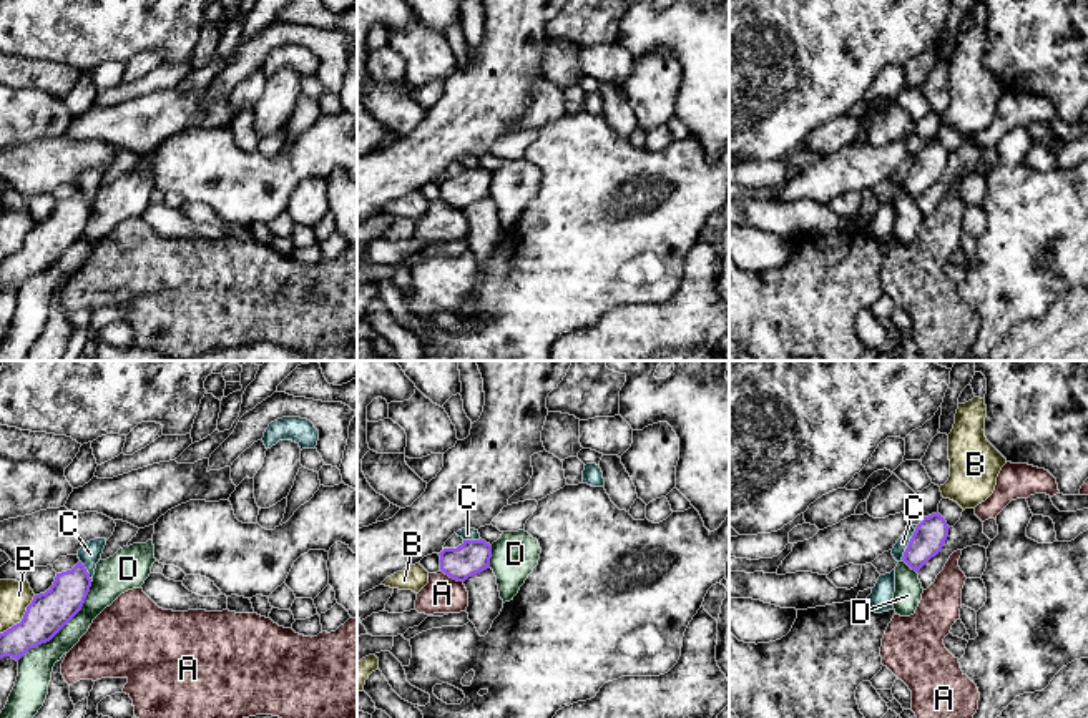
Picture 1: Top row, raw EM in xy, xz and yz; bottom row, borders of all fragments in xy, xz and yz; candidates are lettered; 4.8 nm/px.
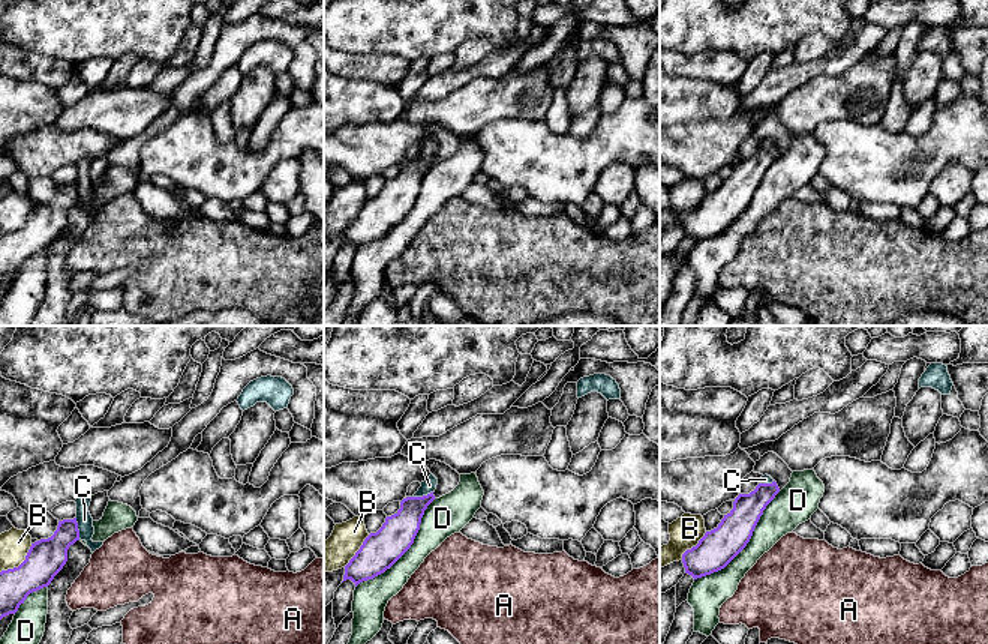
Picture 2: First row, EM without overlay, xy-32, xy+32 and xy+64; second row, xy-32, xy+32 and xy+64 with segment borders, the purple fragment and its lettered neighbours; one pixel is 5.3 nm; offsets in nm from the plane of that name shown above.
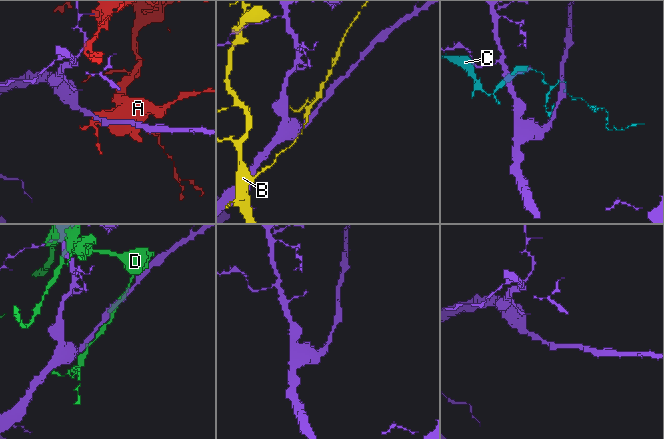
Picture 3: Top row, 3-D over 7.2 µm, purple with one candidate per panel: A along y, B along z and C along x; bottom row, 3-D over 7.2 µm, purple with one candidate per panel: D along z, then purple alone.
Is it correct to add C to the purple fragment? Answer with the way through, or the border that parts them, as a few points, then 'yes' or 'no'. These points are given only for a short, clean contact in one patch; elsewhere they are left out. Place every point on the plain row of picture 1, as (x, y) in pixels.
along yz (916, 157), (901, 186) | no

